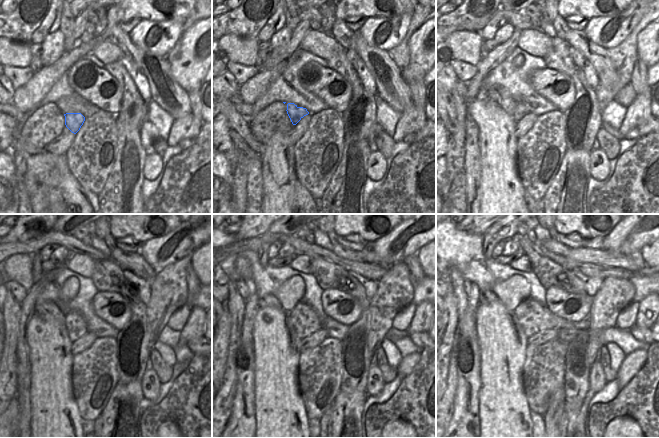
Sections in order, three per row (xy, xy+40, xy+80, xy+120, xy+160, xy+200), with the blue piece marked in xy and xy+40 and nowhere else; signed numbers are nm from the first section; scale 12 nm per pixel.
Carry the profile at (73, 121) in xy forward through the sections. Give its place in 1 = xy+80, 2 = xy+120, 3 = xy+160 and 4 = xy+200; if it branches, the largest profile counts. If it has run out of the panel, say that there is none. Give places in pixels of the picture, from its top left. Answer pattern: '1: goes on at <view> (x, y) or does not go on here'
1: goes on at xy+80 (505, 100)
2: goes on at xy+120 (41, 305)
3: goes on at xy+160 (269, 300)
4: goes on at xy+200 (485, 296)

